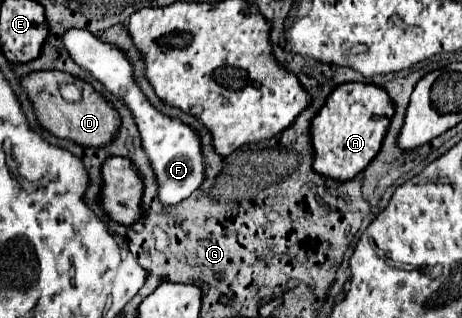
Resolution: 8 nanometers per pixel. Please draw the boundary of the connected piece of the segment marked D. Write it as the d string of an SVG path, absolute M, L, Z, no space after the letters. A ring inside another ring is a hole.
M38 71L38 73L30 73L28 77L22 79L22 87L28 91L28 97L34 103L34 111L40 119L40 123L56 137L60 139L70 139L78 145L84 147L102 147L108 145L114 139L114 133L118 133L118 125L120 125L120 115L118 111L112 107L112 103L108 103L106 97L102 97L98 91L94 95L92 85L84 83L82 79L76 79L70 73L64 71ZM64 83L76 83L82 87L82 99L76 103L68 103L62 99L60 95L60 85Z

